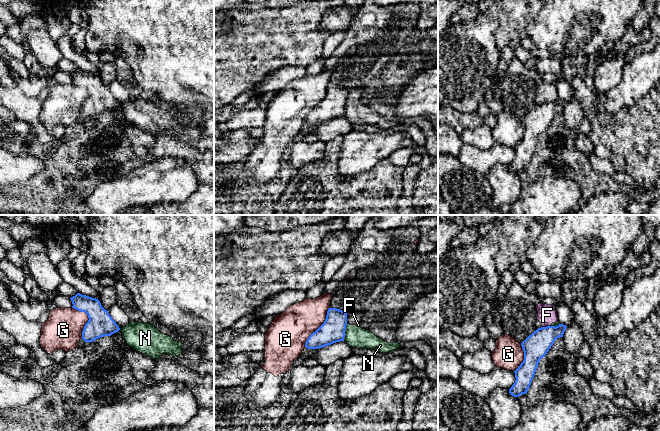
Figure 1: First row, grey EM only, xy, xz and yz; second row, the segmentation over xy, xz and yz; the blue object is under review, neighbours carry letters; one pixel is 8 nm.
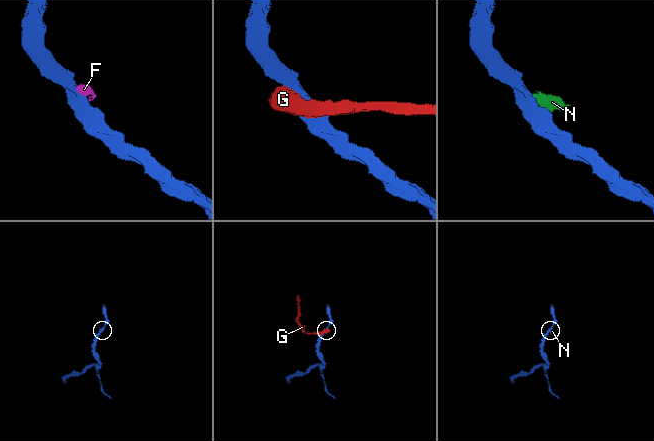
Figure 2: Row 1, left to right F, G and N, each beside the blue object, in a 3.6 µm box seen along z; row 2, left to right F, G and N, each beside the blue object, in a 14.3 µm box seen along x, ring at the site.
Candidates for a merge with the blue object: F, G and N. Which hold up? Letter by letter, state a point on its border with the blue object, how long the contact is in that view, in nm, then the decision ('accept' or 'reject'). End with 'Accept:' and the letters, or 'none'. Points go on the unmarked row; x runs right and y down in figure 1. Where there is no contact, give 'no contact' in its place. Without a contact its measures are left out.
F: yz (547, 102) | 60 nm | reject
G: xz (319, 103) | 380 nm | reject
N: xz (344, 108) | 150 nm | reject
Accept: none

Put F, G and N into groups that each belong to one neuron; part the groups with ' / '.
F N / G

